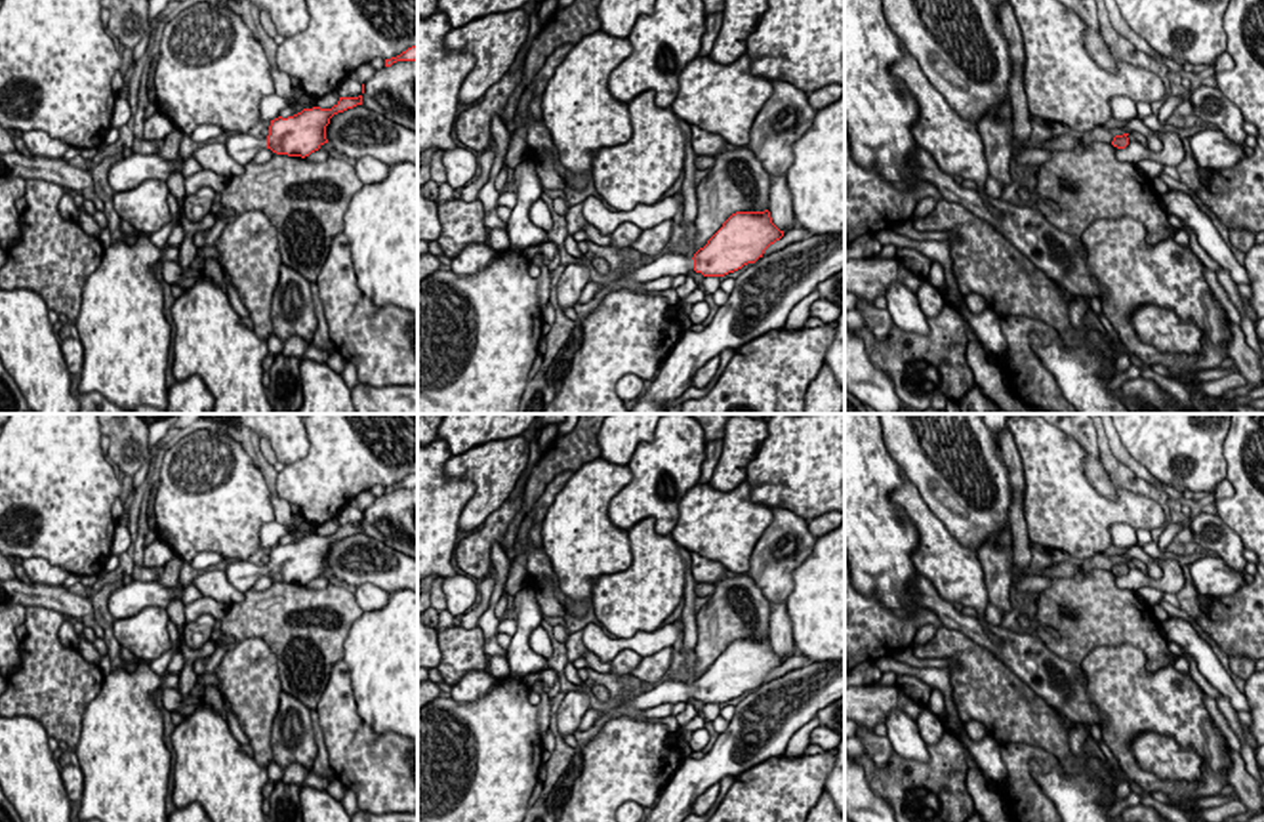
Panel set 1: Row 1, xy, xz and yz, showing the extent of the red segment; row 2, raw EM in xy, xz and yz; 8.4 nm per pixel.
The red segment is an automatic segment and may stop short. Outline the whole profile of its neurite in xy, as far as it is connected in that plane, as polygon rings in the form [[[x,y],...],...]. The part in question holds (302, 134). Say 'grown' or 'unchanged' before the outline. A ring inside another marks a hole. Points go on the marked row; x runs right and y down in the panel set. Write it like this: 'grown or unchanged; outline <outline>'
grown; outline [[[362,95],[339,97],[332,109],[313,107],[288,118],[271,120],[269,135],[263,139],[250,134],[233,134],[223,145],[229,156],[242,166],[254,160],[259,149],[305,158],[328,143],[326,126],[330,118],[357,105],[362,105]]]

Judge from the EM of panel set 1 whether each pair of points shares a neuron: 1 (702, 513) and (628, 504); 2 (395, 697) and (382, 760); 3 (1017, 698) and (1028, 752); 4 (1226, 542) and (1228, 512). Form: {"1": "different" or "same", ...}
{"1": "different", "2": "different", "3": "different", "4": "different"}

